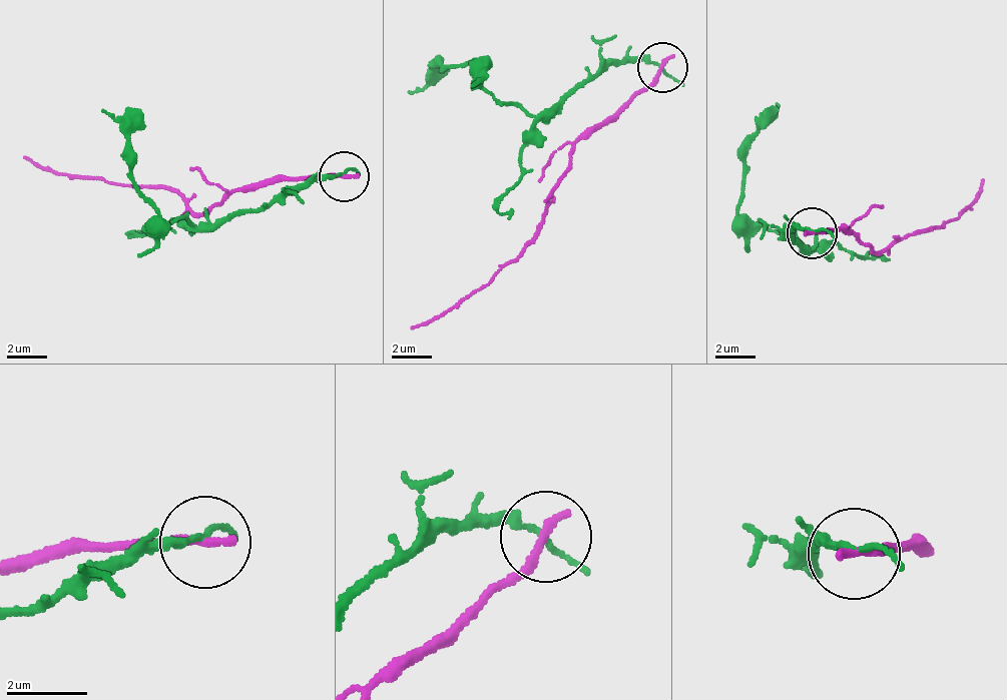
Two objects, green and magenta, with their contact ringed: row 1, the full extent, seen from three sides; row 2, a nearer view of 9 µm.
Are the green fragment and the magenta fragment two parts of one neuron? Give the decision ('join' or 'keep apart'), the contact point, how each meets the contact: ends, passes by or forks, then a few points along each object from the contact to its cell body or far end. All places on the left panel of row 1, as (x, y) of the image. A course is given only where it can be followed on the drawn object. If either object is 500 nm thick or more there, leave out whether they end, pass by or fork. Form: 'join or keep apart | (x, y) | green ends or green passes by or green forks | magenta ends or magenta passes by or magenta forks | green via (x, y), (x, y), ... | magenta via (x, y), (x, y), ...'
keep apart | (344, 176) | green passes by | magenta ends | green via (343, 175), (287, 185), (232, 213), (157, 225), (154, 206), (131, 175), (126, 132), (101, 109) | magenta via (343, 175), (250, 182), (200, 213), (172, 188), (67, 178), (22, 156)

